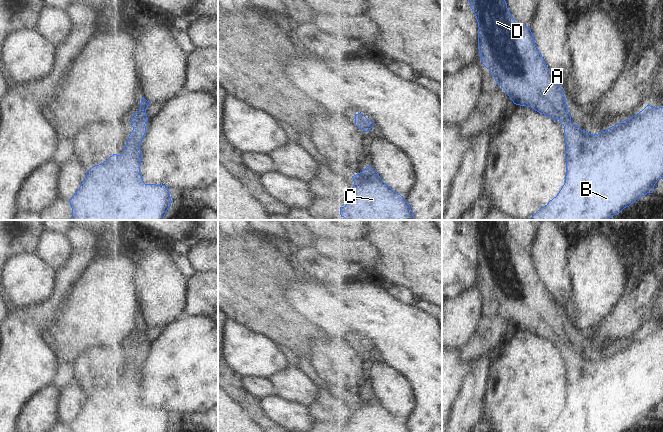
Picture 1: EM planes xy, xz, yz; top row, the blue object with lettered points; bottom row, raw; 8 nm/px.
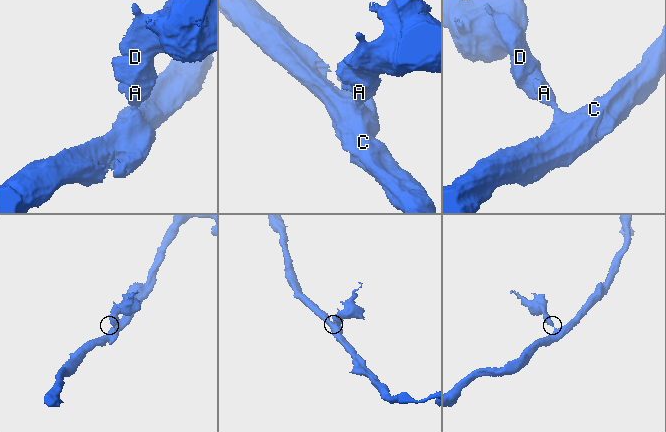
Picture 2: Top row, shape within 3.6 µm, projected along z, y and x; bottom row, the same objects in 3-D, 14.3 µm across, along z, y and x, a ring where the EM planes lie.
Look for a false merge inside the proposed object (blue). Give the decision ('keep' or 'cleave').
keep

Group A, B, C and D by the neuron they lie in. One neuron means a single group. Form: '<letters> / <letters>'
A B C D

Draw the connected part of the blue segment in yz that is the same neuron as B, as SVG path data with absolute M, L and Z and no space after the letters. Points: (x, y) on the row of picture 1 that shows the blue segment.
M468 0L478 22L478 46L482 64L490 70L514 104L531 107L535 111L557 119L564 126L566 143L566 176L561 190L547 205L528 220L609 220L629 207L639 197L652 193L657 181L663 178L663 107L647 105L633 117L601 131L590 134L571 123L566 99L552 72L540 54L529 27L518 25L505 0Z

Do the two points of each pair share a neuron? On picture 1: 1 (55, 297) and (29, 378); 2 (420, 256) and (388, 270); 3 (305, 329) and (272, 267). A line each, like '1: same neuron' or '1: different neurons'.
1: same neuron
2: same neuron
3: same neuron

